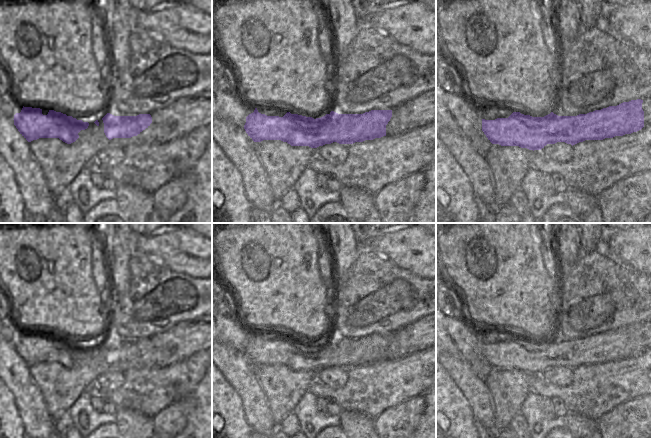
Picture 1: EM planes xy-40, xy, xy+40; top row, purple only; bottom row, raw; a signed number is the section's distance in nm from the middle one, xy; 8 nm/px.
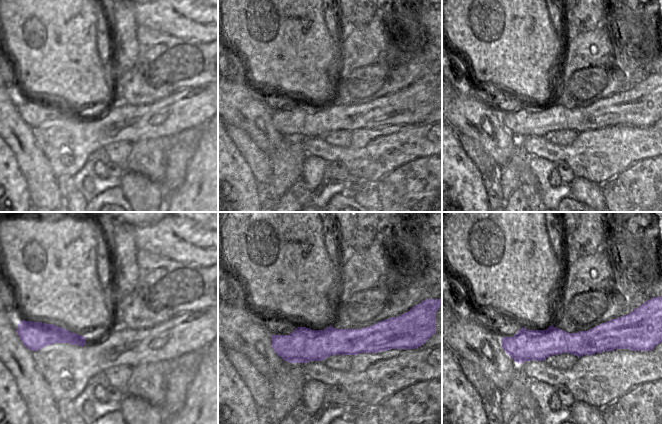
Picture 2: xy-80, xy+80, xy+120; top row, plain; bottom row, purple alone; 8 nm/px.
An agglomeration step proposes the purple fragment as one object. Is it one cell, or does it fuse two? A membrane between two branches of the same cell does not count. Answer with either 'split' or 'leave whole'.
split

